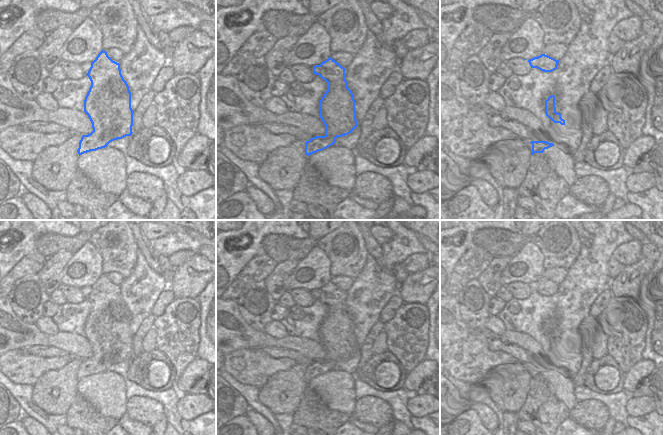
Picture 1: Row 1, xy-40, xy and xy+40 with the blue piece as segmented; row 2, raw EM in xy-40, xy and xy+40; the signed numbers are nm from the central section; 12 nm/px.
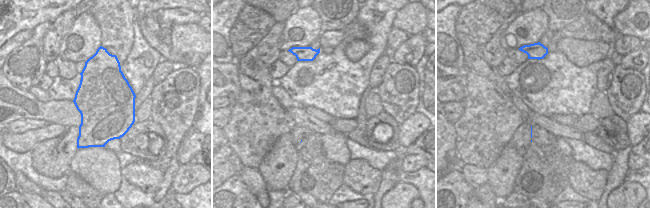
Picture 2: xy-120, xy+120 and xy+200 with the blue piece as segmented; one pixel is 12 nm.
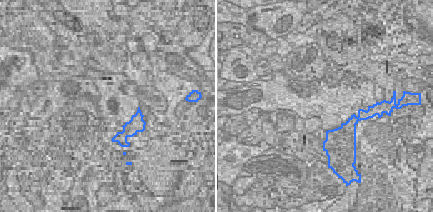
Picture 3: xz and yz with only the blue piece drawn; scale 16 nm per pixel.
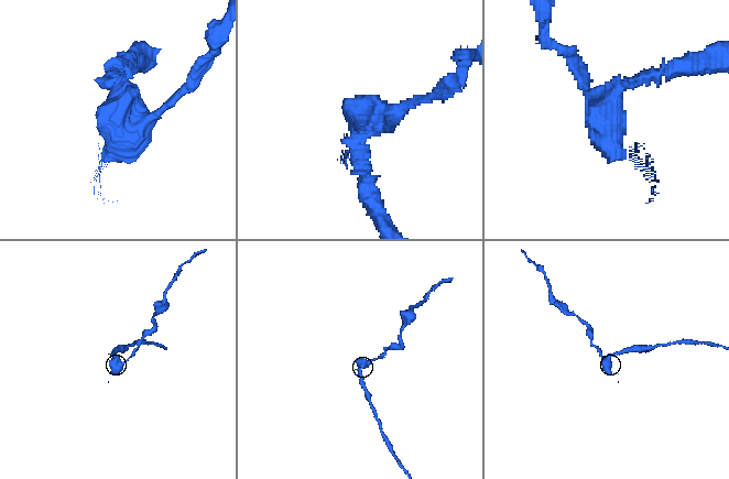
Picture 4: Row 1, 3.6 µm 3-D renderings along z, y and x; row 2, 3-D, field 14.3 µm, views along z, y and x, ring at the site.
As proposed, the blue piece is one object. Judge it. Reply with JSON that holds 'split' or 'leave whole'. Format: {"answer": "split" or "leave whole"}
{"answer": "split"}

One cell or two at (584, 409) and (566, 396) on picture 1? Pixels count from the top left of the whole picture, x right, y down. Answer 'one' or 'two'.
two

